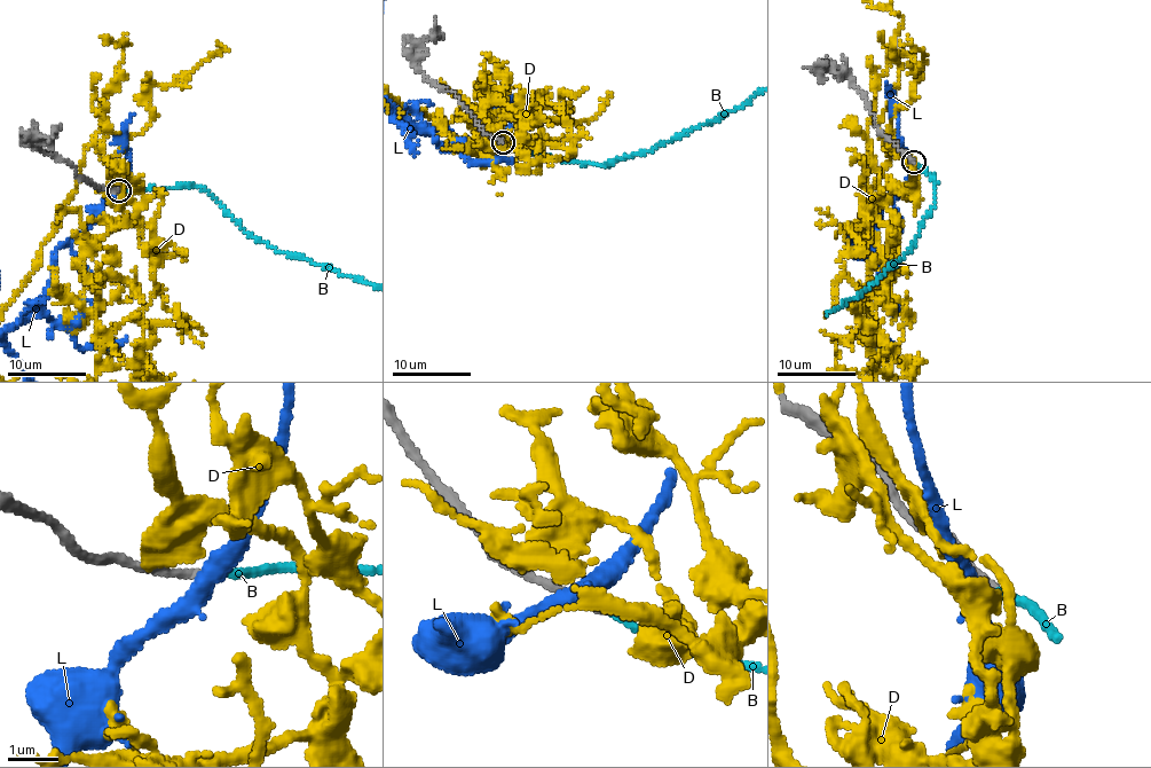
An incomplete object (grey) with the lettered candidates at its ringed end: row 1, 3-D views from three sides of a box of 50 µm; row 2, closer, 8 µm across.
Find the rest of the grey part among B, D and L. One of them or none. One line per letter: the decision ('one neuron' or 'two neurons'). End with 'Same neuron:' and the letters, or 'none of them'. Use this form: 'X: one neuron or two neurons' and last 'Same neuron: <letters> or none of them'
B: one neuron
D: two neurons
L: two neurons
Same neuron: B

